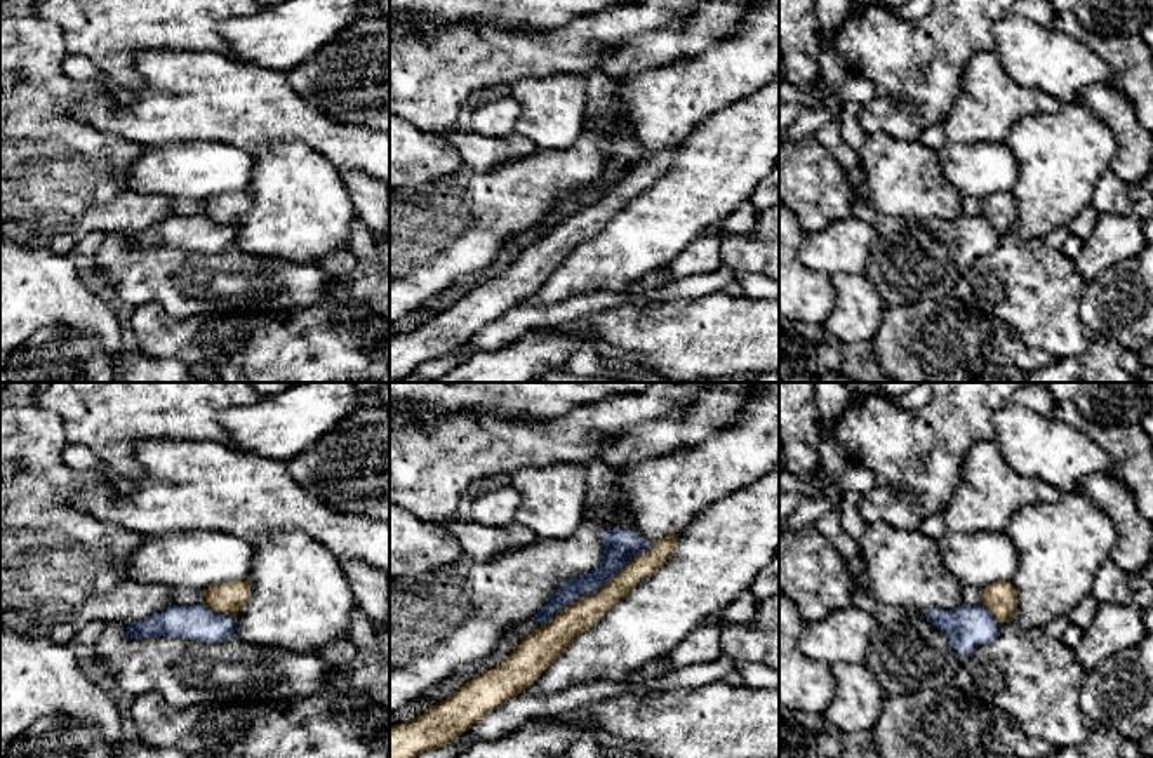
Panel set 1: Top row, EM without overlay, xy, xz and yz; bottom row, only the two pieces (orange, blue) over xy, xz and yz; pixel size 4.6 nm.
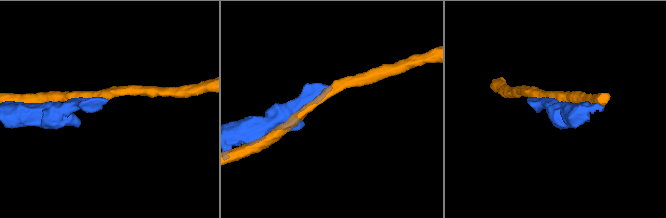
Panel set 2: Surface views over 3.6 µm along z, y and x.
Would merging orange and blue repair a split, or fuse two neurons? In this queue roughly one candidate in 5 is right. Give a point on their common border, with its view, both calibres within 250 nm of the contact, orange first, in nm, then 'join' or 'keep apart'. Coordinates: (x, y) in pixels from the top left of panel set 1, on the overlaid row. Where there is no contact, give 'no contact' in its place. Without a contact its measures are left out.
meets orange in xz at (599, 590); 150 nm thick on the orange side, 140 nm on the other; keep apart

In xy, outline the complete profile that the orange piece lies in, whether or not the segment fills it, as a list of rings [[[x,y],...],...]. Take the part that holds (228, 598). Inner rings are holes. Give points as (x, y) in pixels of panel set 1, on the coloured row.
[[[247,581],[223,582],[203,589],[205,600],[202,605],[217,614],[237,615],[250,598],[250,584]]]

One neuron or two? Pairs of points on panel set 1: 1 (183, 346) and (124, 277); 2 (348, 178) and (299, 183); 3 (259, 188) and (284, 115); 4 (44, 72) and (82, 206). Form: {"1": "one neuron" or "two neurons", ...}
{"1": "two neurons", "2": "two neurons", "3": "two neurons", "4": "one neuron"}

